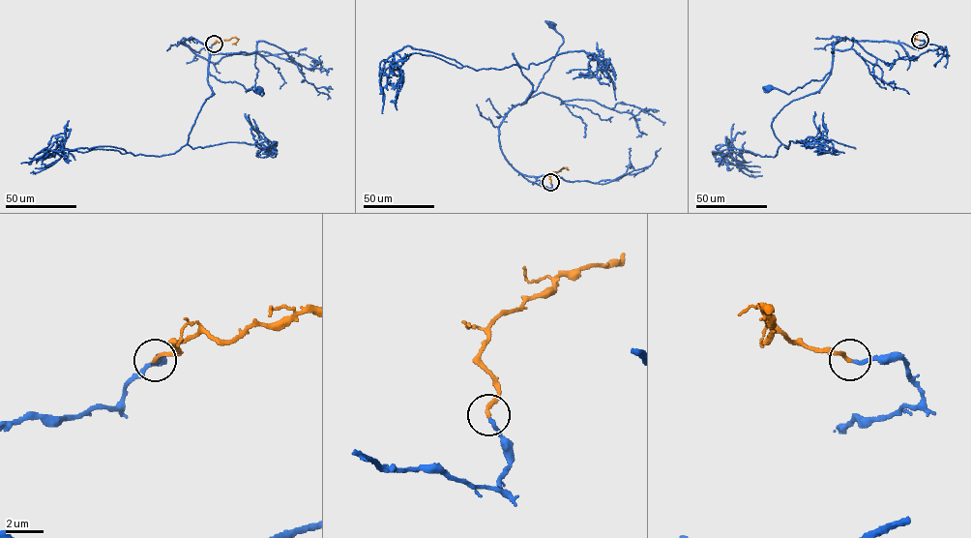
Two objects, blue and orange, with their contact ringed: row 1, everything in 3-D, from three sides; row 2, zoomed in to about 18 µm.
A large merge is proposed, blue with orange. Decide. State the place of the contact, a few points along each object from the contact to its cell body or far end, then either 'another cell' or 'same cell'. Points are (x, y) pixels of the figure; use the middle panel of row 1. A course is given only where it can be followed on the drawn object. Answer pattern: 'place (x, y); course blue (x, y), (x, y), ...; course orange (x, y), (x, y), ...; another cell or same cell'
place (550, 182); course blue (550, 183), (551, 189), (538, 185), (512, 165), (498, 130), (508, 111), (537, 89), (563, 42), (551, 23); course orange (550, 182), (551, 175), (567, 167), (563, 167); same cell

